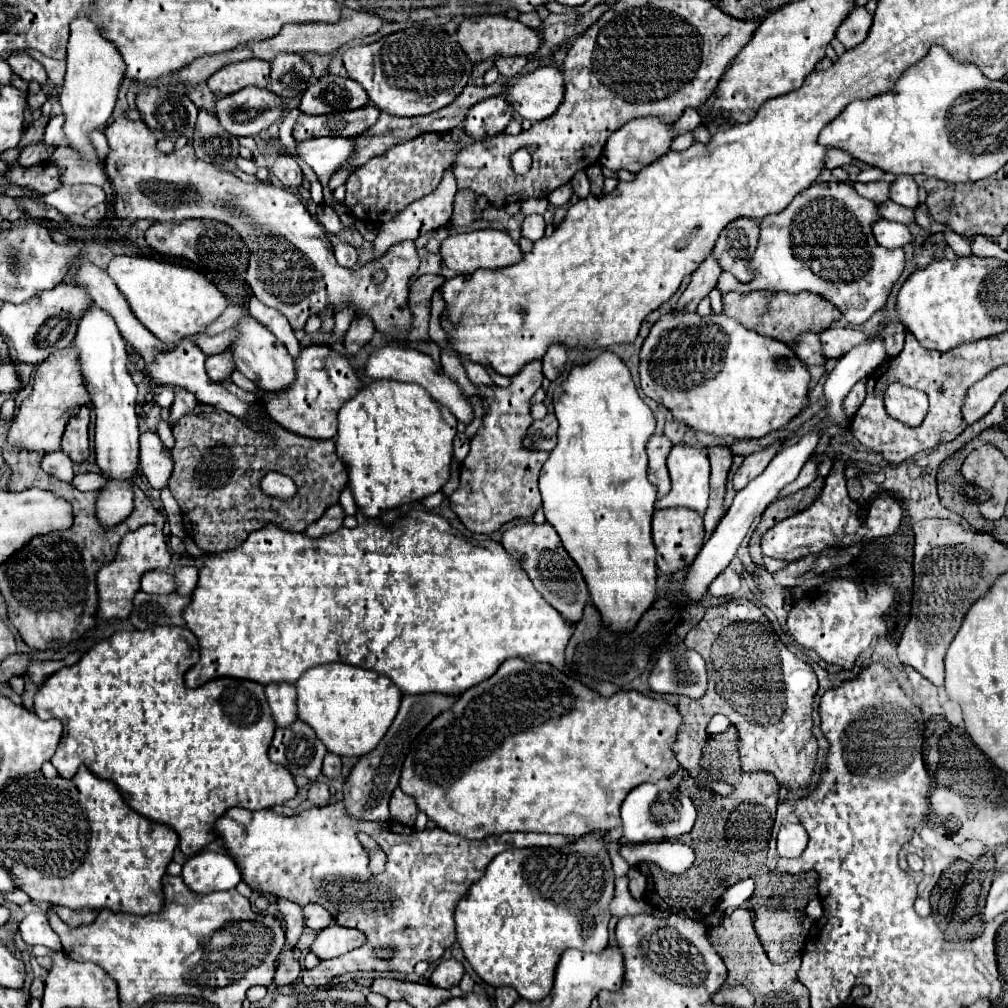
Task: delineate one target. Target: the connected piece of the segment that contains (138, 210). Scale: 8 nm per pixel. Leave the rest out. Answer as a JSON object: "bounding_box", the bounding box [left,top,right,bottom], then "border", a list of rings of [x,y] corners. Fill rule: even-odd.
{"bounding_box":[104,117,418,339],"border":[[[120,117],[112,121],[104,135],[110,145],[110,153],[106,157],[106,175],[110,183],[116,189],[114,209],[116,217],[128,219],[130,223],[138,219],[148,221],[174,221],[174,219],[216,219],[222,223],[228,223],[234,227],[244,243],[250,249],[250,265],[248,265],[248,277],[246,283],[254,291],[254,295],[268,307],[280,311],[292,325],[292,329],[302,329],[310,315],[324,313],[324,309],[332,307],[336,309],[340,303],[350,301],[350,305],[356,309],[356,313],[364,313],[372,317],[376,329],[384,335],[394,335],[398,339],[404,339],[404,335],[410,329],[410,309],[408,309],[408,285],[410,285],[410,267],[418,267],[418,257],[414,257],[414,243],[402,241],[396,243],[388,253],[378,259],[366,263],[362,269],[352,271],[346,267],[340,267],[334,257],[334,247],[326,237],[326,231],[322,225],[306,211],[298,195],[280,189],[276,185],[266,183],[244,183],[230,171],[220,171],[210,163],[204,163],[196,157],[192,145],[186,145],[170,155],[160,153],[156,149],[156,135],[148,129],[148,125],[138,119],[130,121],[126,117]],[[378,267],[386,273],[386,279],[382,283],[374,283],[372,275],[378,271]]]}

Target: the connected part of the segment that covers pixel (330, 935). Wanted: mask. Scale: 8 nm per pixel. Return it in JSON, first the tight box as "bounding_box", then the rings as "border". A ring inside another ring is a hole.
{"bounding_box":[310,925,364,961],"border":[[[332,925],[332,927],[322,929],[316,935],[310,951],[314,955],[318,955],[320,961],[326,961],[326,959],[344,955],[344,953],[360,947],[362,943],[364,943],[364,935],[356,933],[356,929],[340,929],[338,925]]]}

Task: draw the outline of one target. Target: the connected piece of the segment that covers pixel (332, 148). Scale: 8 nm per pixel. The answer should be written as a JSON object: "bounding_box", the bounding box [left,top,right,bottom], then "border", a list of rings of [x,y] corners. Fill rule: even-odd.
{"bounding_box":[296,137,354,203],"border":[[[320,137],[320,139],[306,139],[296,143],[296,155],[302,157],[306,165],[314,169],[323,187],[325,203],[330,201],[332,191],[328,187],[330,175],[344,163],[354,149],[354,139],[340,139],[340,137]]]}

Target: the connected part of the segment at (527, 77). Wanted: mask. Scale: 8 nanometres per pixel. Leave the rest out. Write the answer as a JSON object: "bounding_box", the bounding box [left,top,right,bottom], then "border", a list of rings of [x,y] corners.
{"bounding_box":[506,67,564,121],"border":[[[536,67],[516,75],[506,89],[514,111],[528,121],[550,117],[564,99],[564,75],[556,67]]]}

